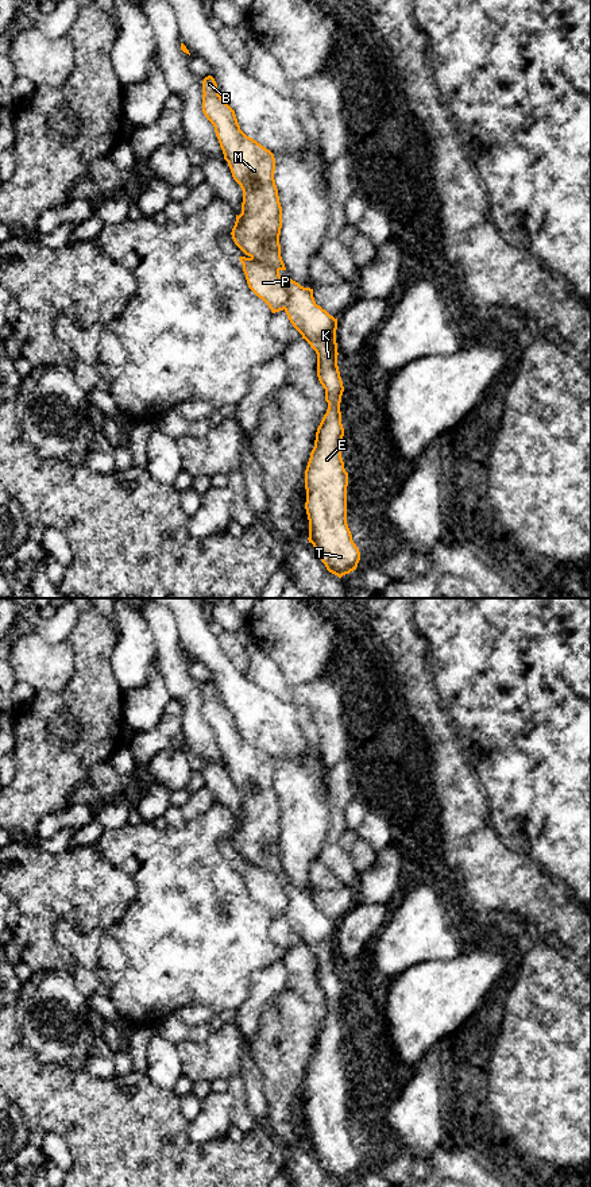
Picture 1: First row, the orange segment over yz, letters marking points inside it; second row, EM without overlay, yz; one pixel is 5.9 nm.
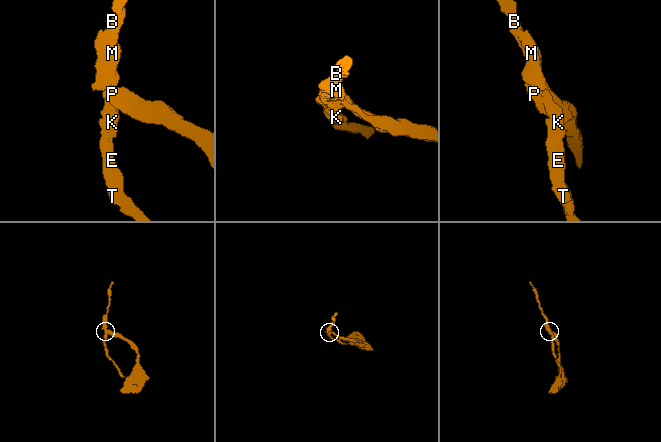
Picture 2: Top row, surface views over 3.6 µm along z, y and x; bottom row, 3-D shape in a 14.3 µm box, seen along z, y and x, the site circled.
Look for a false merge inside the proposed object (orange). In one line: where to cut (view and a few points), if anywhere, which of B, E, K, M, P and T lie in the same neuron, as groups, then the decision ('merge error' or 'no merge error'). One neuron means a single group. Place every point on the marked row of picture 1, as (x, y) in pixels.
yz (282, 278), (286, 286), (285, 308) | B E K M T / P | merge error

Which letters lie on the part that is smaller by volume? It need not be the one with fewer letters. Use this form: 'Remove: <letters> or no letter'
Remove: B, E, K, M, T

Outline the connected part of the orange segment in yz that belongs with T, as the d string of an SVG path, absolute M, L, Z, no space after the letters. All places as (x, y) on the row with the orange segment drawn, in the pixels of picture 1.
M286 275L285 312L317 354L317 377L328 402L305 470L309 543L327 570L339 578L356 570L360 552L347 524L348 473L341 458L344 428L340 402L344 392L337 366L337 319L316 304L313 289Z

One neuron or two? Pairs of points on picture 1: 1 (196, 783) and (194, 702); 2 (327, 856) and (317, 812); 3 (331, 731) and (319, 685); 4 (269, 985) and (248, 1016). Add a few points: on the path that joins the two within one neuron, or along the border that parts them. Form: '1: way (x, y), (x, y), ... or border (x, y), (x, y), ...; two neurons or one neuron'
1: border (193, 769), (200, 774); two neurons
2: border (332, 812), (325, 841), (316, 859); two neurons
3: way (329, 720), (329, 696); one neuron
4: way (261, 993), (252, 1008); one neuron

